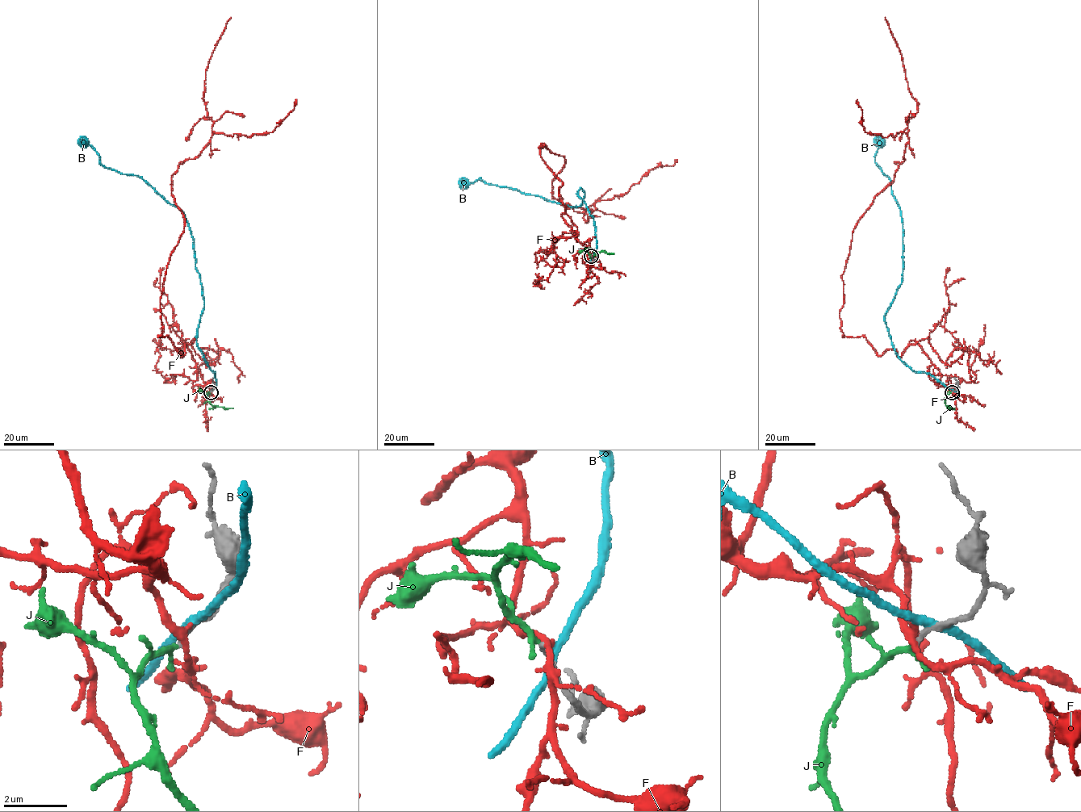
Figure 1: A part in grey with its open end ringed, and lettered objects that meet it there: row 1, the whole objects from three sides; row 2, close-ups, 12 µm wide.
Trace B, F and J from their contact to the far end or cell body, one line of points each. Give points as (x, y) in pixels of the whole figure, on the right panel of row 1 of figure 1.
B: (953, 391), (905, 364), (889, 335), (885, 314), (902, 277), (902, 219), (891, 184), (874, 161), (877, 143)
F: (952, 391), (914, 340), (899, 357), (878, 355), (841, 331), (852, 230), (904, 160), (918, 110), (885, 17)
J: (952, 391), (946, 395), (945, 400), (950, 408)

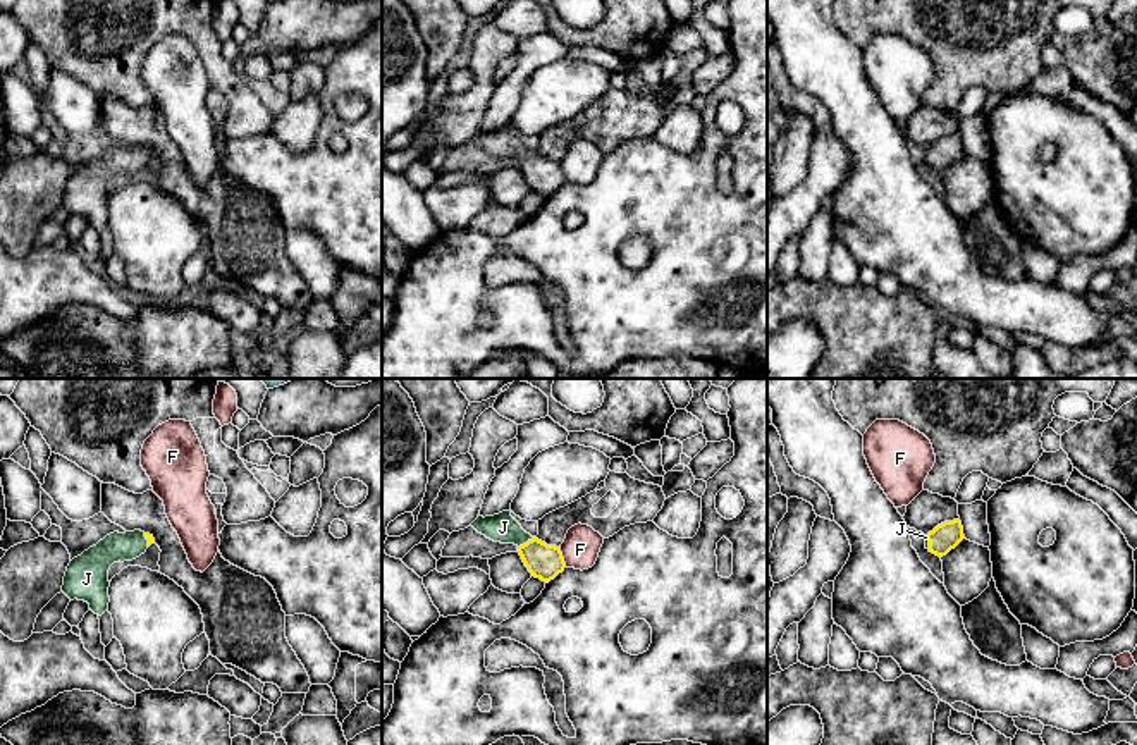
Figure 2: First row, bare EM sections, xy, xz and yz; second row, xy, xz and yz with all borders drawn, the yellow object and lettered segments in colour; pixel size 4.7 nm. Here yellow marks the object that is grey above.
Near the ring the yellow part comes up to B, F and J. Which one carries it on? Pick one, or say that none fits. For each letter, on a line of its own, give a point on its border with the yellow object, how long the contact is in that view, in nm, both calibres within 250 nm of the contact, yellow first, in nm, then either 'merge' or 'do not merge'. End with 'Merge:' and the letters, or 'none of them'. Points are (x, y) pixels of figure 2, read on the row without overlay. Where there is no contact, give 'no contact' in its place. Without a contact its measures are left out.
B: no contact; do not merge
F: contact xz (563, 172); length 100 nm; calibres 160 and 180 nm; do not merge
J: contact xz (527, 157); length 90 nm; calibres 160 and 140 nm; merge
Merge: J

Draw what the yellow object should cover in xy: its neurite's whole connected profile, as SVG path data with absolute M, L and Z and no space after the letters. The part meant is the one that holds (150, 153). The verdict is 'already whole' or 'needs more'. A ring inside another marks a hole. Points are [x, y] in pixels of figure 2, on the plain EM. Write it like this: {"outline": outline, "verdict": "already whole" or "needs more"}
{"outline": "M141 145L114 146L96 160L74 172L65 186L62 206L71 213L84 215L101 231L108 225L108 184L114 177L132 175L155 158L153 150Z", "verdict": "needs more"}

